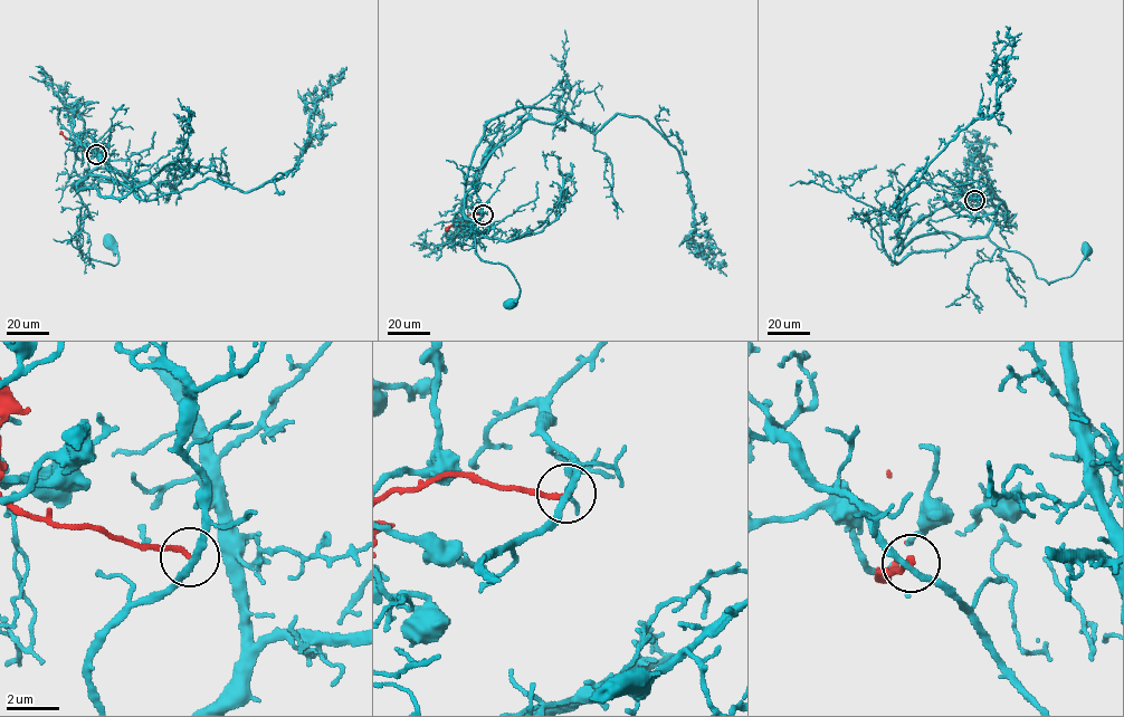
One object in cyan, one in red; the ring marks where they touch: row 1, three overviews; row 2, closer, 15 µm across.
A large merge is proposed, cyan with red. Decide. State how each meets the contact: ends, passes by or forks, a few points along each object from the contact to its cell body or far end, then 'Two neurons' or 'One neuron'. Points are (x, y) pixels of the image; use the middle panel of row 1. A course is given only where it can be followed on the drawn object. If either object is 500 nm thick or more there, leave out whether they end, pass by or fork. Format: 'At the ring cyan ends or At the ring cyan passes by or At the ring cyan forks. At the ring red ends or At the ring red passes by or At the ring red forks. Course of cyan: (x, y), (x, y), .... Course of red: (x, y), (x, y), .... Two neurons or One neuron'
At the ring cyan passes by. At the ring red ends. Course of cyan: (483, 214), (476, 230), (466, 219), (475, 225), (475, 254), (504, 265), (514, 277), (520, 295), (511, 302). Course of red: (483, 214), (469, 214), (446, 230). Two neurons

